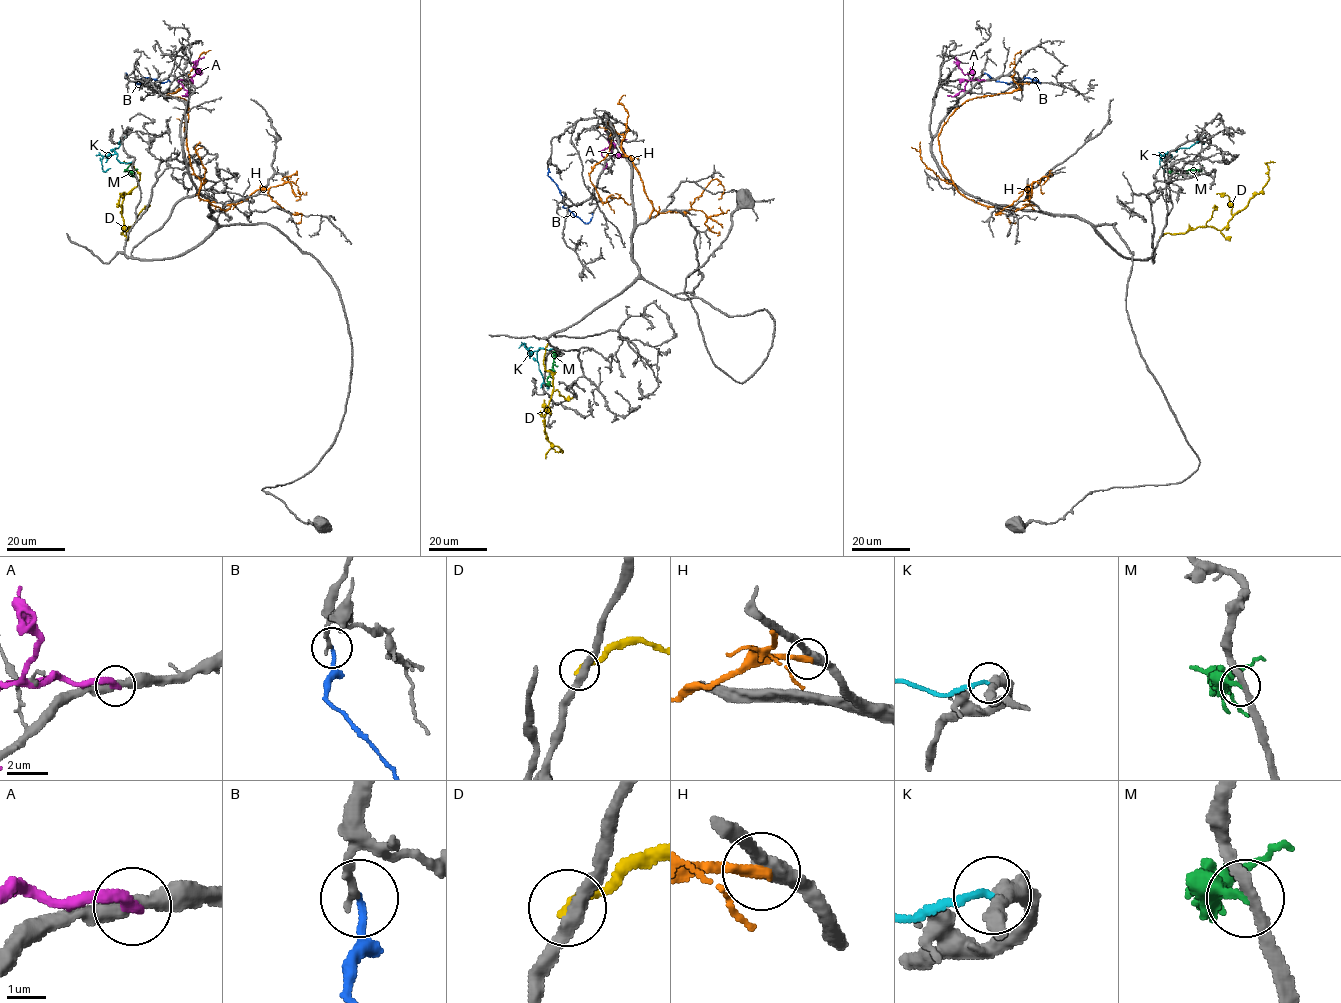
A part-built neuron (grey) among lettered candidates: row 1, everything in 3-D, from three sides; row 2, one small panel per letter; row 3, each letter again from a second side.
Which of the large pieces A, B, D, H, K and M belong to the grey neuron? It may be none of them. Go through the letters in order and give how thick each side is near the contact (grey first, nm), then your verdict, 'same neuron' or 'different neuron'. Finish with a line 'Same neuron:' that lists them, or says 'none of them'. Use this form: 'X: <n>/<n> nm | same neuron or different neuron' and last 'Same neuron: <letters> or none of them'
A: 440/320 nm | different neuron
B: 220/170 nm | different neuron
D: 320/280 nm | different neuron
H: 480/320 nm | different neuron
K: 380/180 nm | different neuron
M: 260/200 nm | different neuron
Same neuron: none of them

